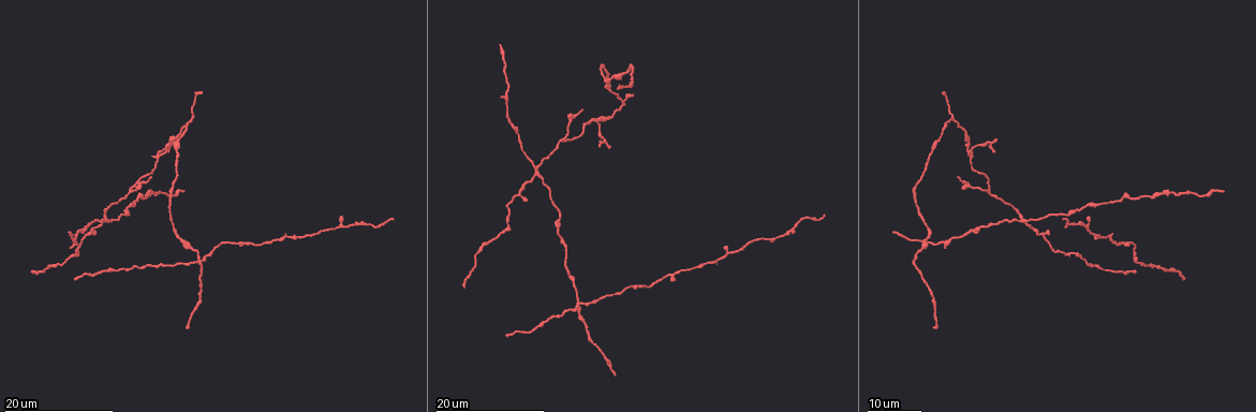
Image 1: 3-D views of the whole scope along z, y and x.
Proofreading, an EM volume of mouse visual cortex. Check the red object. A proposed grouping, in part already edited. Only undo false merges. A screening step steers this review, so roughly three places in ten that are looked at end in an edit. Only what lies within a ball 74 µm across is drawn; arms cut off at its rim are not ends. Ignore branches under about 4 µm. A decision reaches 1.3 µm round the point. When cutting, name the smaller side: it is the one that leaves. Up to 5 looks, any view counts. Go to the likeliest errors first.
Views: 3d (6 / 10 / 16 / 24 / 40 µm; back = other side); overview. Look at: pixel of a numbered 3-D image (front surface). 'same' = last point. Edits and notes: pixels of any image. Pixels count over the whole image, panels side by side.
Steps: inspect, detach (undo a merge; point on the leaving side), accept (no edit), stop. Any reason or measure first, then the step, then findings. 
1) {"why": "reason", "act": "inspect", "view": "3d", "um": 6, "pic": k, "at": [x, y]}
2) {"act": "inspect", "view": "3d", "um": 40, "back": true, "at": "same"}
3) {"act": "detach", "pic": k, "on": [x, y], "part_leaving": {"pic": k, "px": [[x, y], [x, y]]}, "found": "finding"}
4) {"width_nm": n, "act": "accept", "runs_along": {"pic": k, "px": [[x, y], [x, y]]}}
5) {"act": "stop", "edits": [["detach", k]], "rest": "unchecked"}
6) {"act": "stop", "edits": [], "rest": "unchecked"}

{"why": "a fork", "act": "inspect", "view": "3d", "um": 24, "pic": 1, "at": [562, 142]}

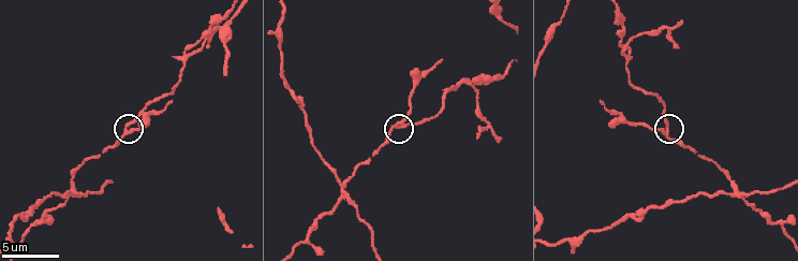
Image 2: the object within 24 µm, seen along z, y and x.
{"act": "inspect", "view": "3d", "um": 6, "pic": 2, "at": [128, 124]}

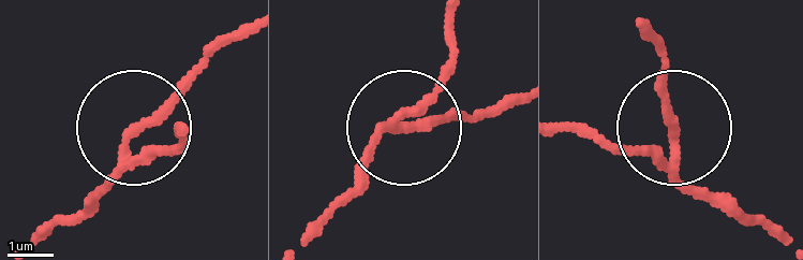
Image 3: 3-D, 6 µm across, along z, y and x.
{"width_nm": 210, "act": "detach", "pic": 3, "on": [160, 106], "part_leaving": {"pic": 3, "px": [[116, 163], [243, 35]]}, "found": "a second neuron is stuck on"}

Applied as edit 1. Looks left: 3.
{"why": "looks like a crossing", "act": "inspect", "view": "3d", "um": 6, "pic": 2, "at": [734, 194]}

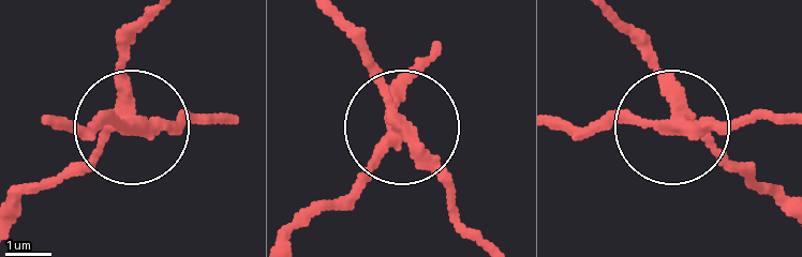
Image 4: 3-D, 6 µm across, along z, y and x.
{"act": "inspect", "view": "3d", "um": 6, "back": true, "pic": 4, "at": [138, 119]}

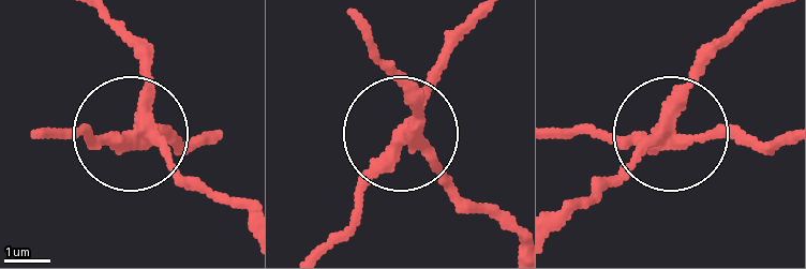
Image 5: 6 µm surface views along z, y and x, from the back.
{"arms": 4, "act": "detach", "pic": 5, "on": [94, 143], "part_leaving": {"pic": 5, "px": [[137, 140], [57, 129]]}, "found": "two neurons meet here"}

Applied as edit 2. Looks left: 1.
{"act": "stop", "edits": [["detach", 3], ["detach", 5]], "rest": "unchecked"}

